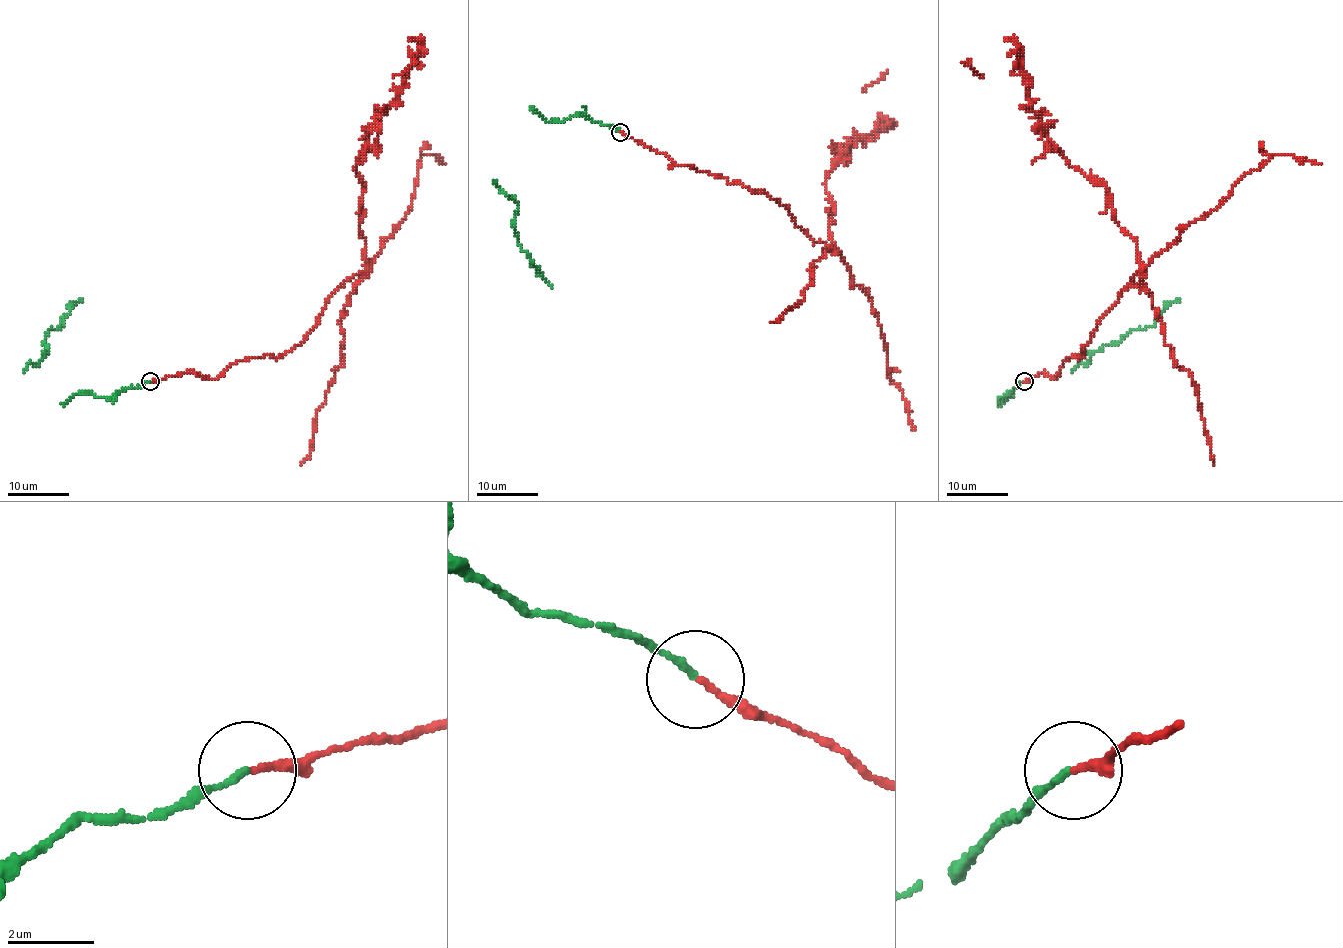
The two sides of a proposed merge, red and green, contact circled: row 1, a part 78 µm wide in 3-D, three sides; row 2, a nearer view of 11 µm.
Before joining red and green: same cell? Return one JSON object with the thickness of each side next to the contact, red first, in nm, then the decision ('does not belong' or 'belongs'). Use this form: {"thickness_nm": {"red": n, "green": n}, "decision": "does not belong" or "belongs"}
{"thickness_nm": {"red": 150, "green": 150}, "decision": "does not belong"}

